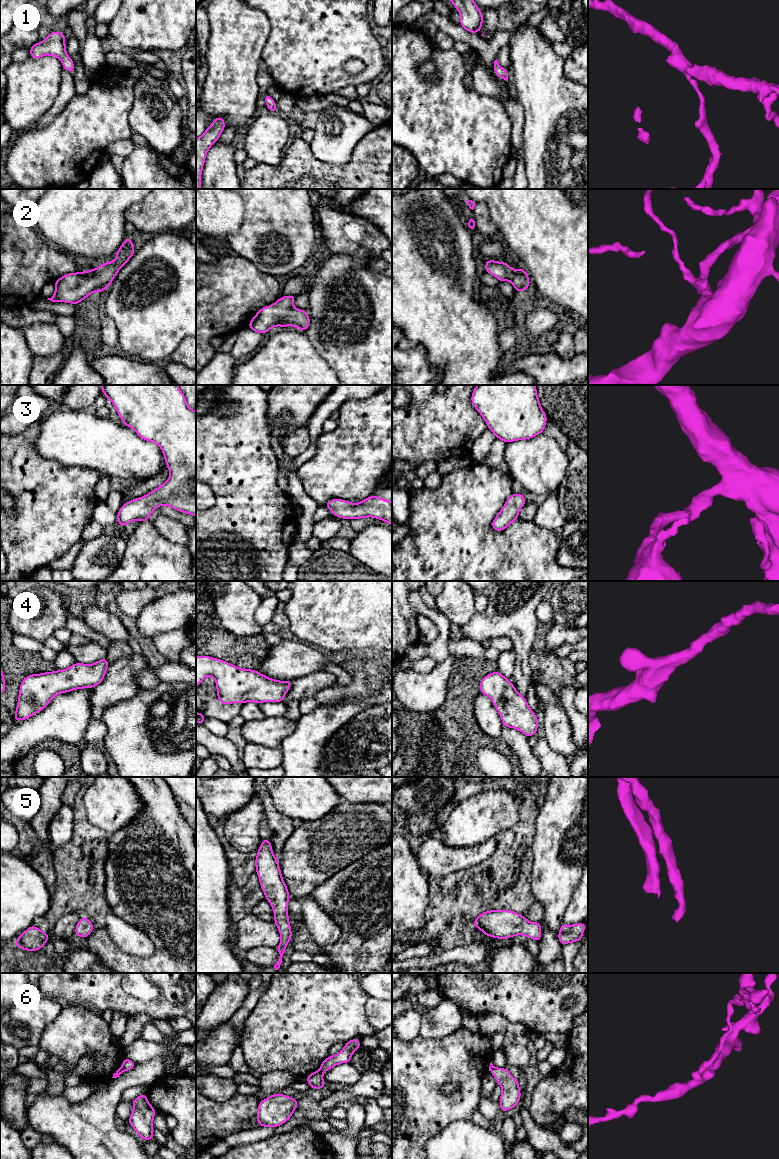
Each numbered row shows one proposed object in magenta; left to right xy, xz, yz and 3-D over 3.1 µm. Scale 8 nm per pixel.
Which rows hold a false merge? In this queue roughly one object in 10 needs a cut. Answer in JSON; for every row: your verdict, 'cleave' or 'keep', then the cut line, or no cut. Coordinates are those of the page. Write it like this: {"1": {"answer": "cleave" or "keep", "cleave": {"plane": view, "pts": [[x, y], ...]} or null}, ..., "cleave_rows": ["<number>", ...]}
{"1": {"answer": "keep", "cleave": null}, "2": {"answer": "keep", "cleave": null}, "3": {"answer": "keep", "cleave": null}, "4": {"answer": "keep", "cleave": null}, "5": {"answer": "keep", "cleave": null}, "6": {"answer": "cleave", "cleave": {"plane": "xz", "pts": [[318, 1070], [321, 1074]]}}, "cleave_rows": ["6"]}

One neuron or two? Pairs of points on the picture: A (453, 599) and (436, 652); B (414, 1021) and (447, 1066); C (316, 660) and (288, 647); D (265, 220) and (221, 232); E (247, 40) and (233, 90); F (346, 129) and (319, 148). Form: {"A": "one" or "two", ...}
{"A": "two", "B": "two", "C": "one", "D": "two", "E": "one", "F": "one"}

